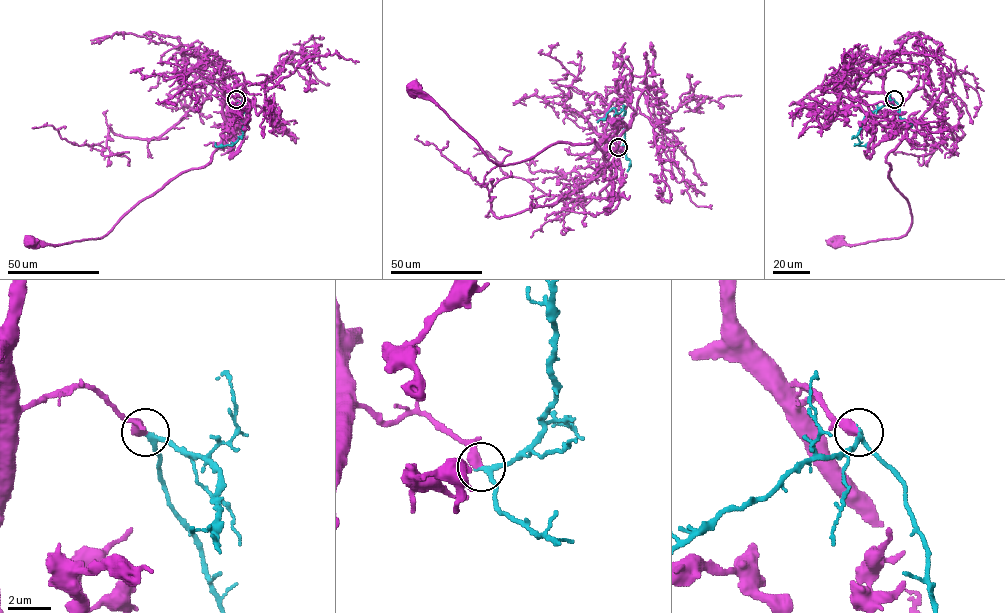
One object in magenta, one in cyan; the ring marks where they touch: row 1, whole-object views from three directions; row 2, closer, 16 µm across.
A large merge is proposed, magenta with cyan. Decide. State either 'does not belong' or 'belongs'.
belongs

